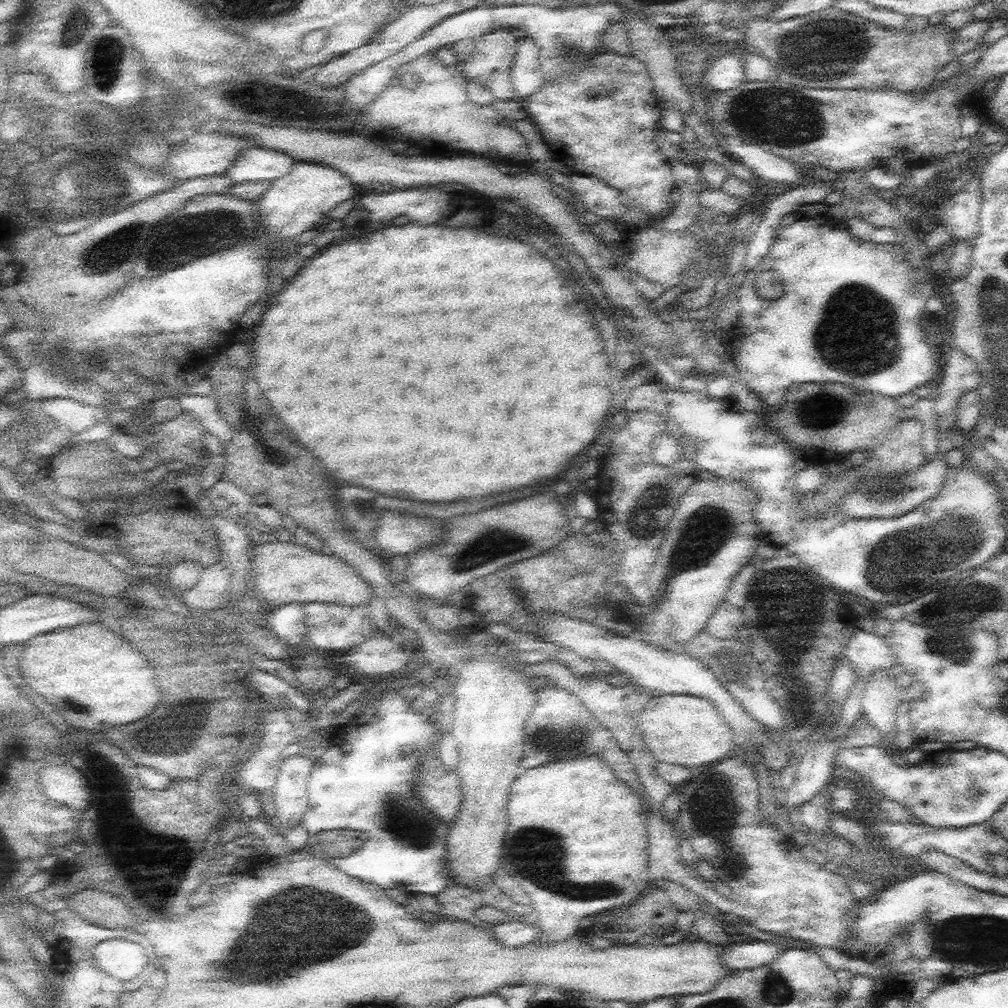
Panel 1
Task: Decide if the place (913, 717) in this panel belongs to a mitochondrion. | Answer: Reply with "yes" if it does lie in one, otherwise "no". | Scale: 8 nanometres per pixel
no

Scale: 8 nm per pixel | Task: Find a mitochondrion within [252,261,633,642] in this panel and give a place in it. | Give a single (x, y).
(489, 546)

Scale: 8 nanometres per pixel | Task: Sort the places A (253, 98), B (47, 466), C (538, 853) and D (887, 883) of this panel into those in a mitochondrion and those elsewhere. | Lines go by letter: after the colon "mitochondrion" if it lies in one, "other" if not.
A: mitochondrion
B: other
C: mitochondrion
D: other

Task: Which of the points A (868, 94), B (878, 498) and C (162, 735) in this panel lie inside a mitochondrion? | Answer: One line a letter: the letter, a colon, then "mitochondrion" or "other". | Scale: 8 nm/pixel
A: other
B: mitochondrion
C: mitochondrion

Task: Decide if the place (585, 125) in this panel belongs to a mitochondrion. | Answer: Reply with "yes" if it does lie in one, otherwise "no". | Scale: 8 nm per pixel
no

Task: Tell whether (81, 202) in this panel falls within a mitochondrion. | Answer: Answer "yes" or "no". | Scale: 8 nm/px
yes

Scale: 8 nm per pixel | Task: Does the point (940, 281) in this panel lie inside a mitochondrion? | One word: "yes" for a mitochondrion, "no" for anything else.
no

